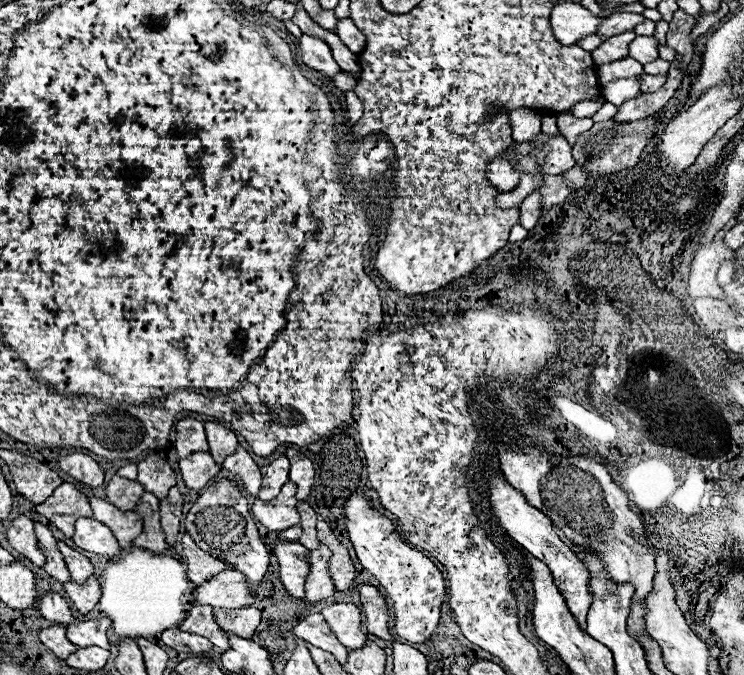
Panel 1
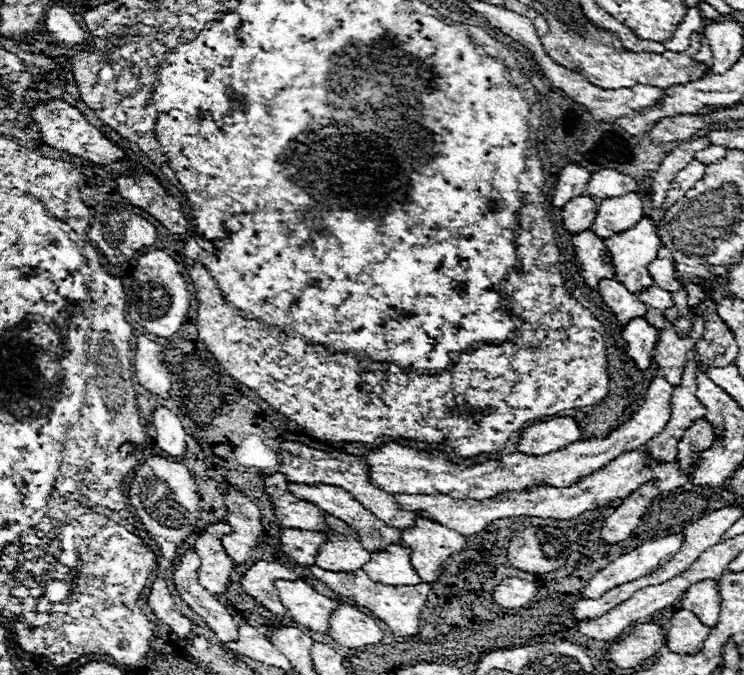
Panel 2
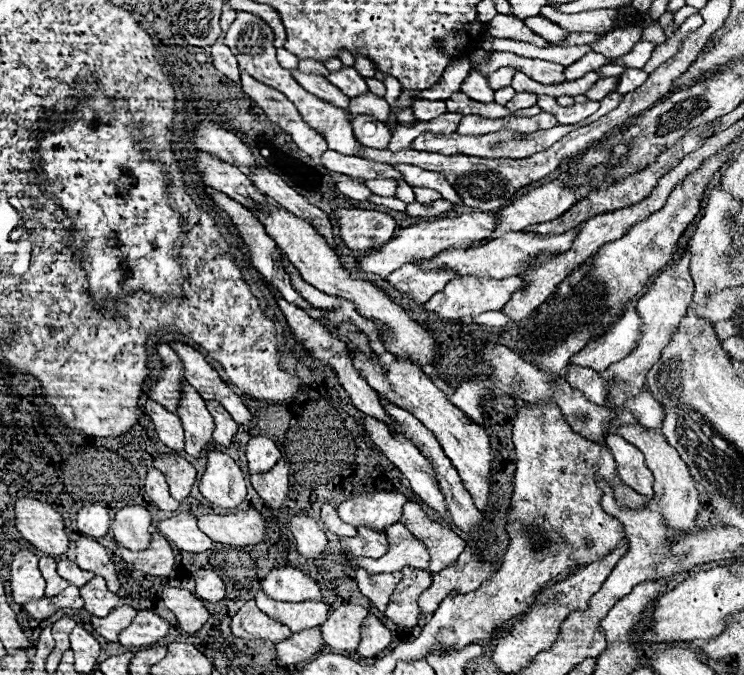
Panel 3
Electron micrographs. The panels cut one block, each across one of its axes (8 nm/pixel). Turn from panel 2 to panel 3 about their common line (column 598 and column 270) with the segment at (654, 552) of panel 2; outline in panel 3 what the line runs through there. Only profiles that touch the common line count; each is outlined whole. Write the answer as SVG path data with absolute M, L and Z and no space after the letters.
M282 566L274 568L260 580L262 590L274 600L282 602L304 602L304 600L320 600L318 584L298 568Z

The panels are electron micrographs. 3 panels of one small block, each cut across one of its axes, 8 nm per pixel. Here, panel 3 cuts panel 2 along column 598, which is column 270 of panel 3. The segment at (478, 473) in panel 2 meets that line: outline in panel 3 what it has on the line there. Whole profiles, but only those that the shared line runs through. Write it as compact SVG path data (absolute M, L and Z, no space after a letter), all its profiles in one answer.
M254 436L246 446L246 458L250 472L266 472L280 460L280 450L270 438Z

